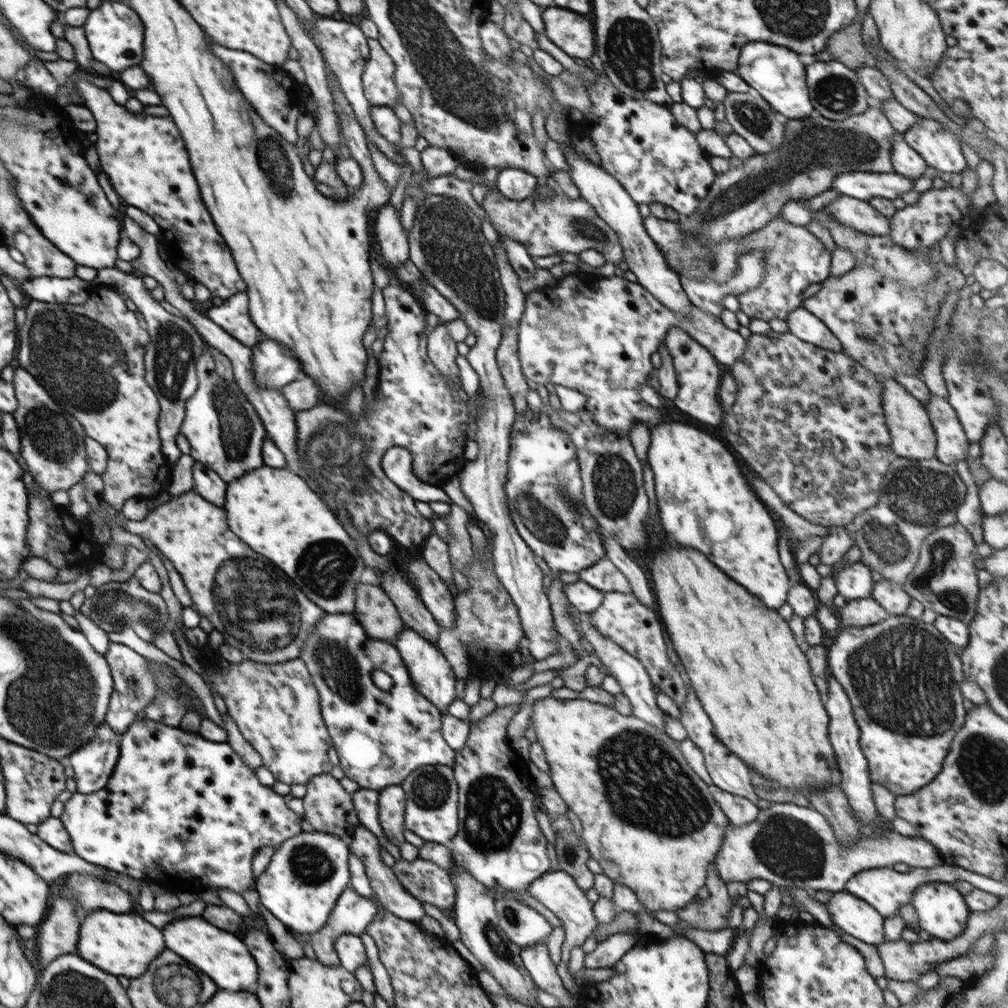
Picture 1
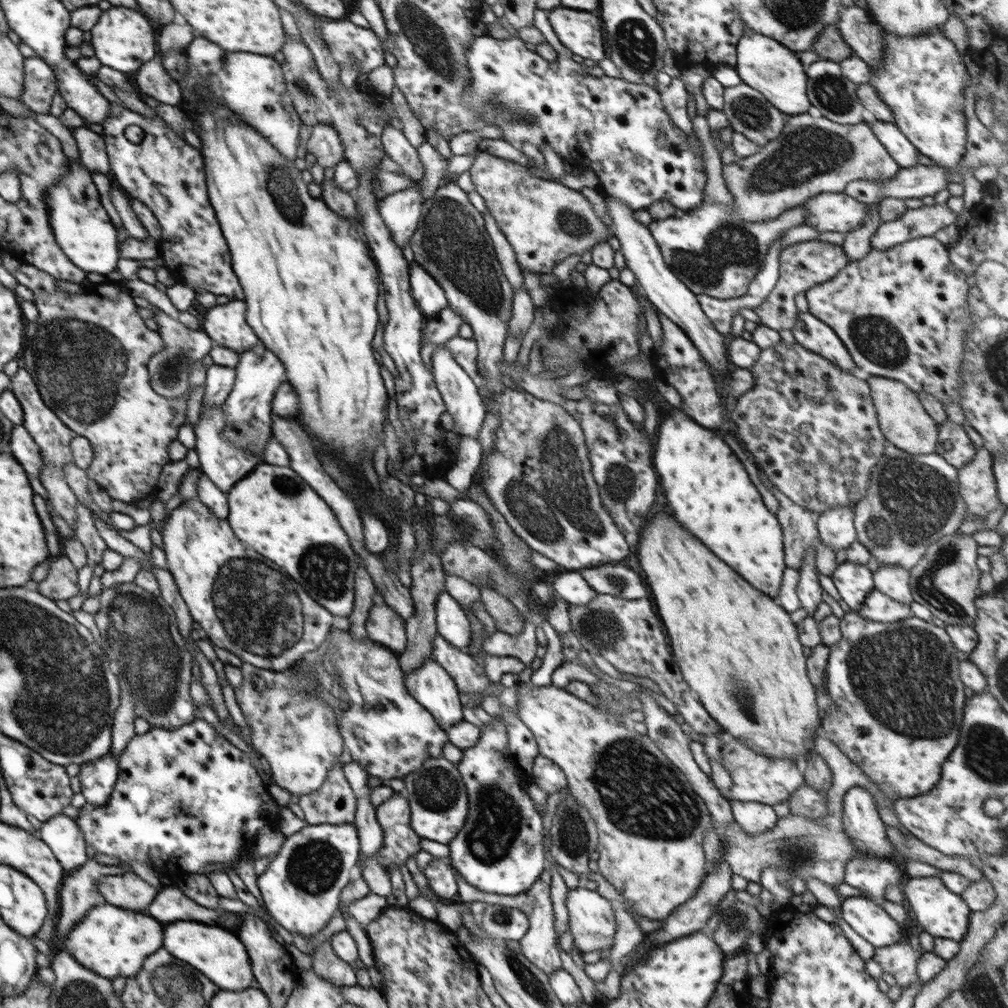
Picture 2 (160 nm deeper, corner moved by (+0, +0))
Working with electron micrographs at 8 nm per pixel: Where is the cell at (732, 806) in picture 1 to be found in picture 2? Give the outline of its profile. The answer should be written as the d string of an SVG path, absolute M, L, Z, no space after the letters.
M732 736L725 738L725 743L721 746L721 757L733 780L732 788L730 788L731 794L723 794L730 804L732 801L740 801L761 802L774 806L778 802L788 801L790 795L805 782L804 775L799 771L796 761L756 754L739 738Z

